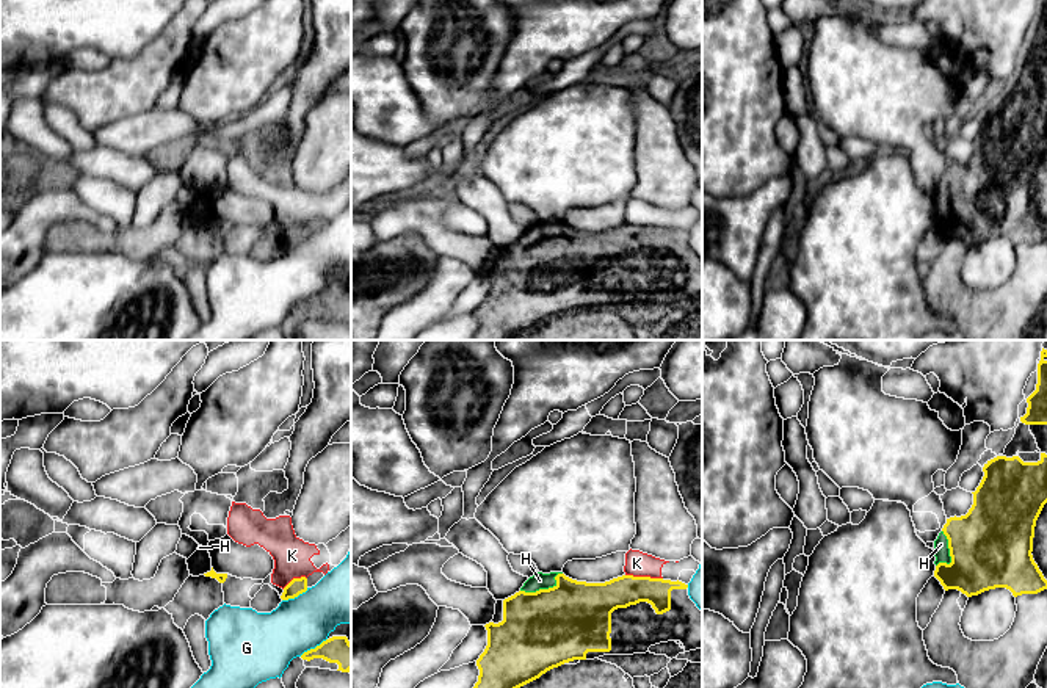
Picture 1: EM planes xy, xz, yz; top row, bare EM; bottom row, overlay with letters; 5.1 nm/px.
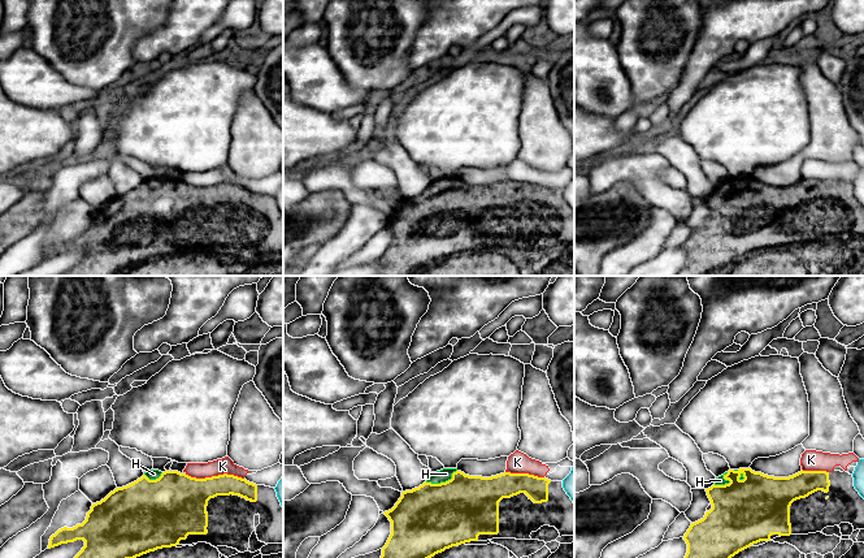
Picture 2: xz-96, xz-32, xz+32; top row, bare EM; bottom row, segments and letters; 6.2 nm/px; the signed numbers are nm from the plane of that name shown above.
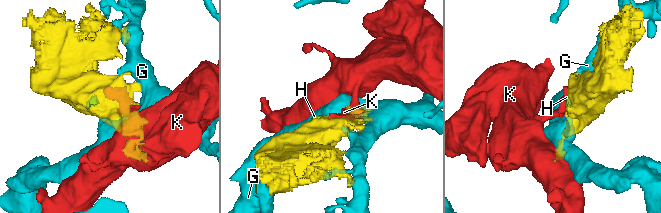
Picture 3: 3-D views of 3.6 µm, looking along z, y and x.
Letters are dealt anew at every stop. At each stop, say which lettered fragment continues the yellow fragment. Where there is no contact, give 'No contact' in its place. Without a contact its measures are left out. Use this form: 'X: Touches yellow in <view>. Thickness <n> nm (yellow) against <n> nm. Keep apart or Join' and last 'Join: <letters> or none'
G: Touches yellow in xy. Thickness 90 nm (yellow) against 280 nm. Keep apart
H: Touches yellow in xz. Thickness 400 nm (yellow) against 90 nm. Join
K: Touches yellow in xz. Thickness 170 nm (yellow) against 130 nm. Keep apart
Join: H

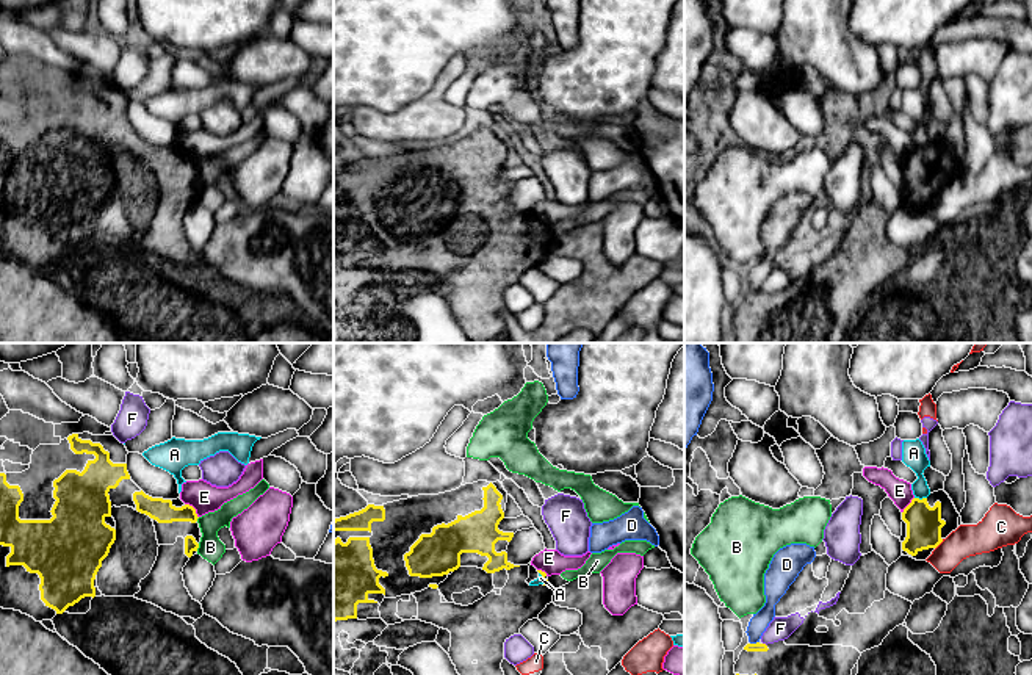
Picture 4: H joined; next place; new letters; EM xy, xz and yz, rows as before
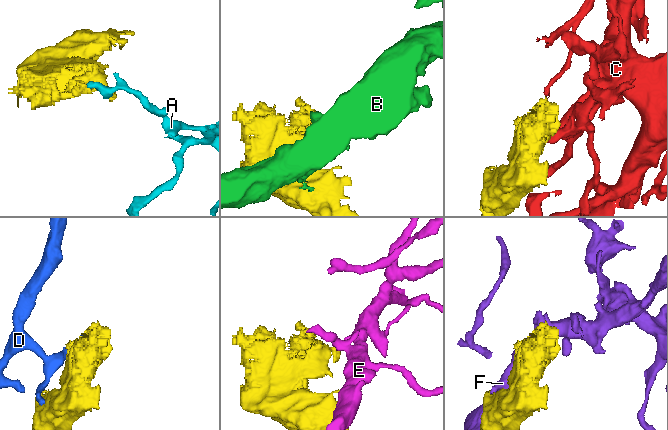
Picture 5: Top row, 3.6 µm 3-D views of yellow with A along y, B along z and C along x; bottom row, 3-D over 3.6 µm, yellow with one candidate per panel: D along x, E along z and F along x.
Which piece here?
A: Touches yellow in yz. Thickness 180 nm (yellow) against 130 nm. Keep apart
B: Touches yellow in xy. Thickness 70 nm (yellow) against 120 nm. Keep apart
C: Touches yellow in yz. Thickness 180 nm (yellow) against 160 nm. Keep apart
D: Touches yellow in yz. Thickness 50 nm (yellow) against 90 nm. Keep apart
E: Touches yellow in xy. Thickness 120 nm (yellow) against 150 nm. Keep apart
F: Touches yellow in yz. Thickness 50 nm (yellow) against 120 nm. Keep apart
Join: none

